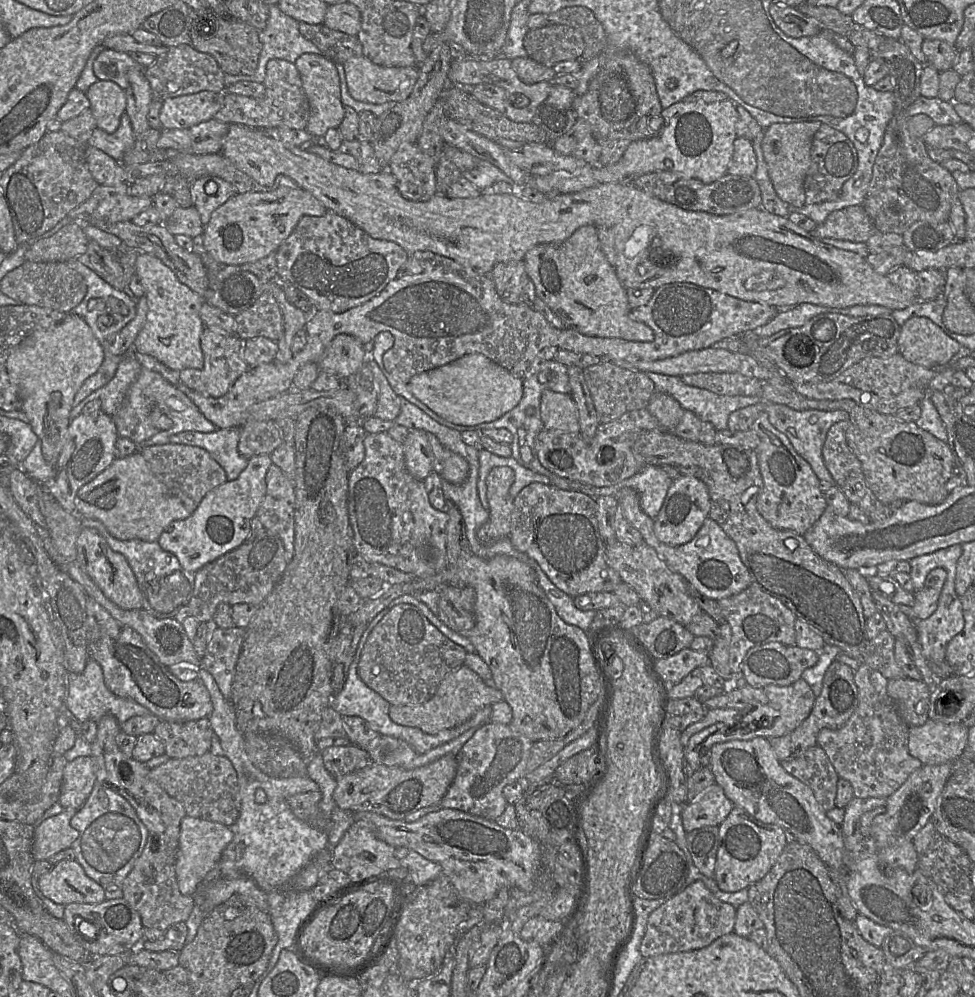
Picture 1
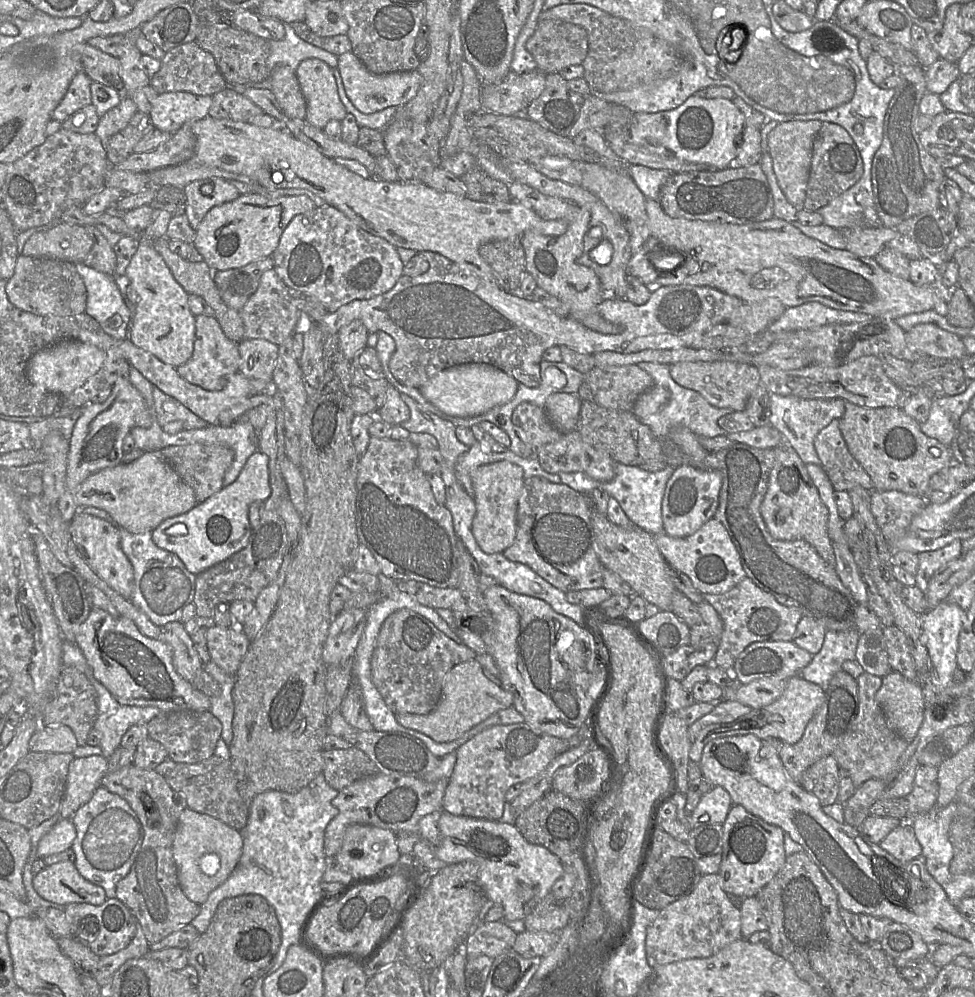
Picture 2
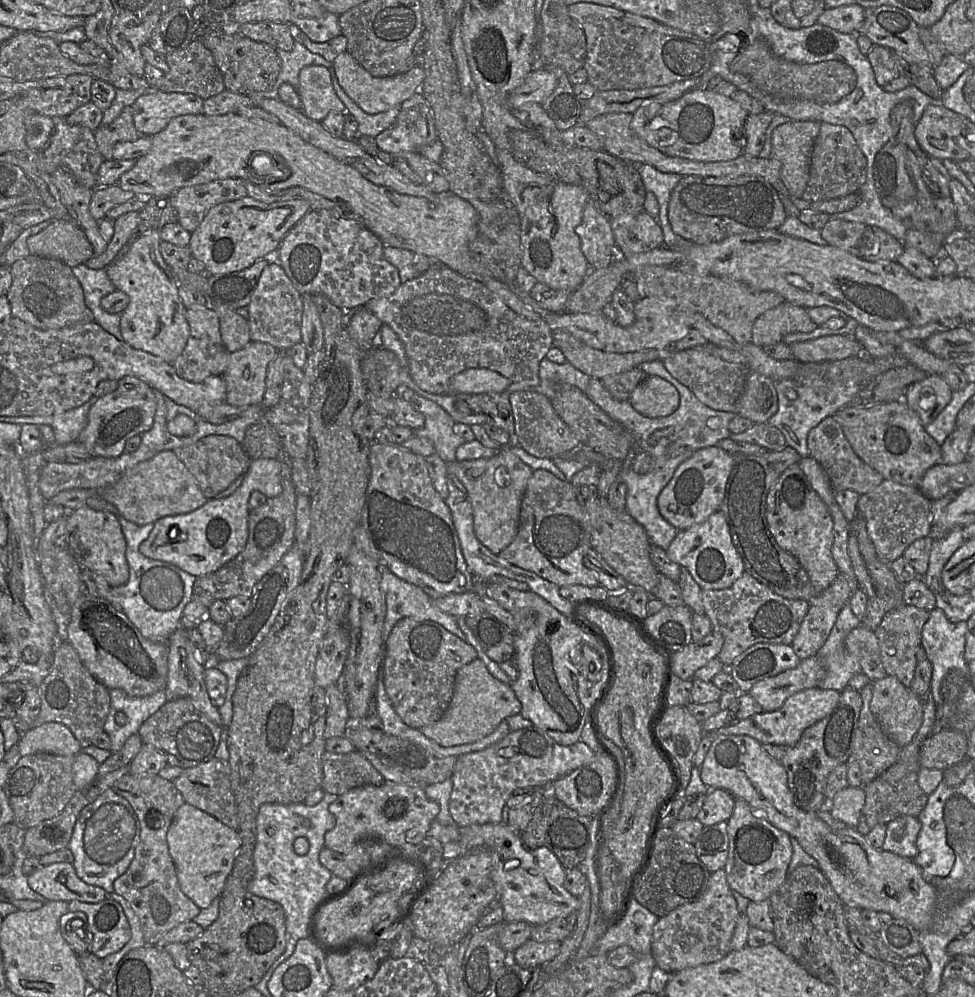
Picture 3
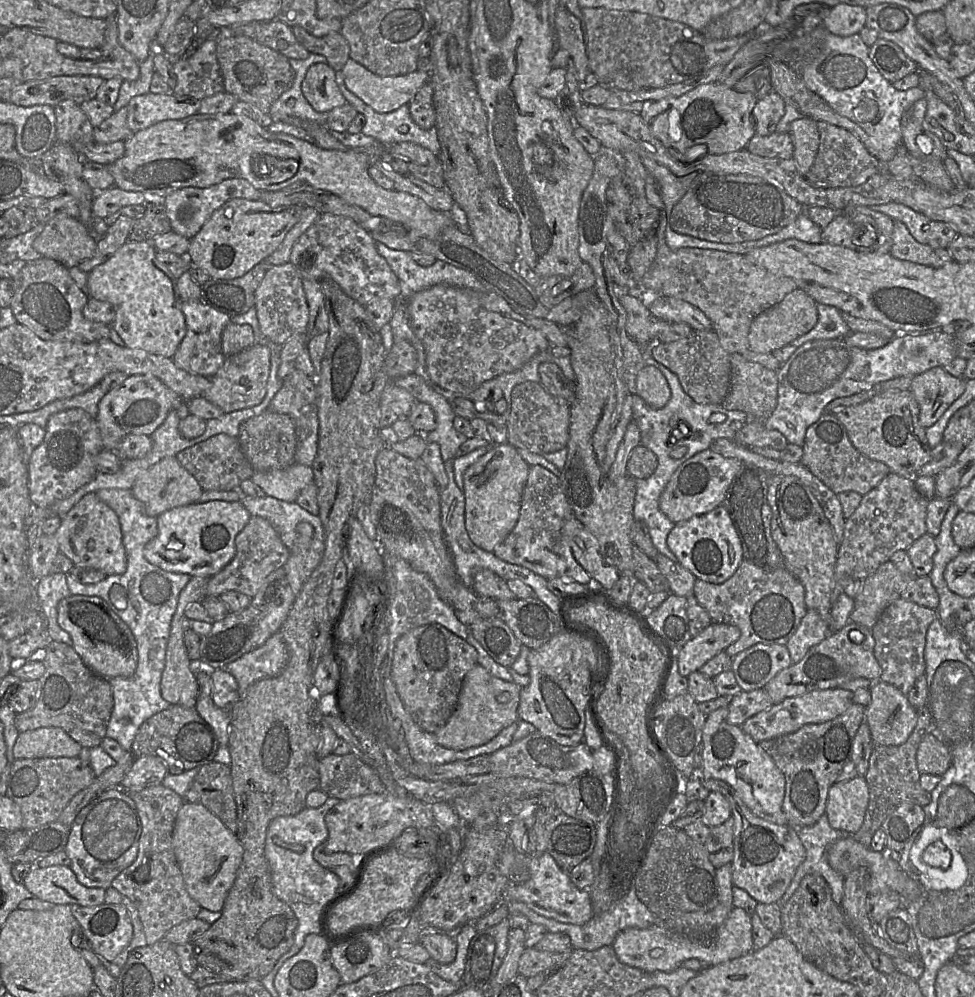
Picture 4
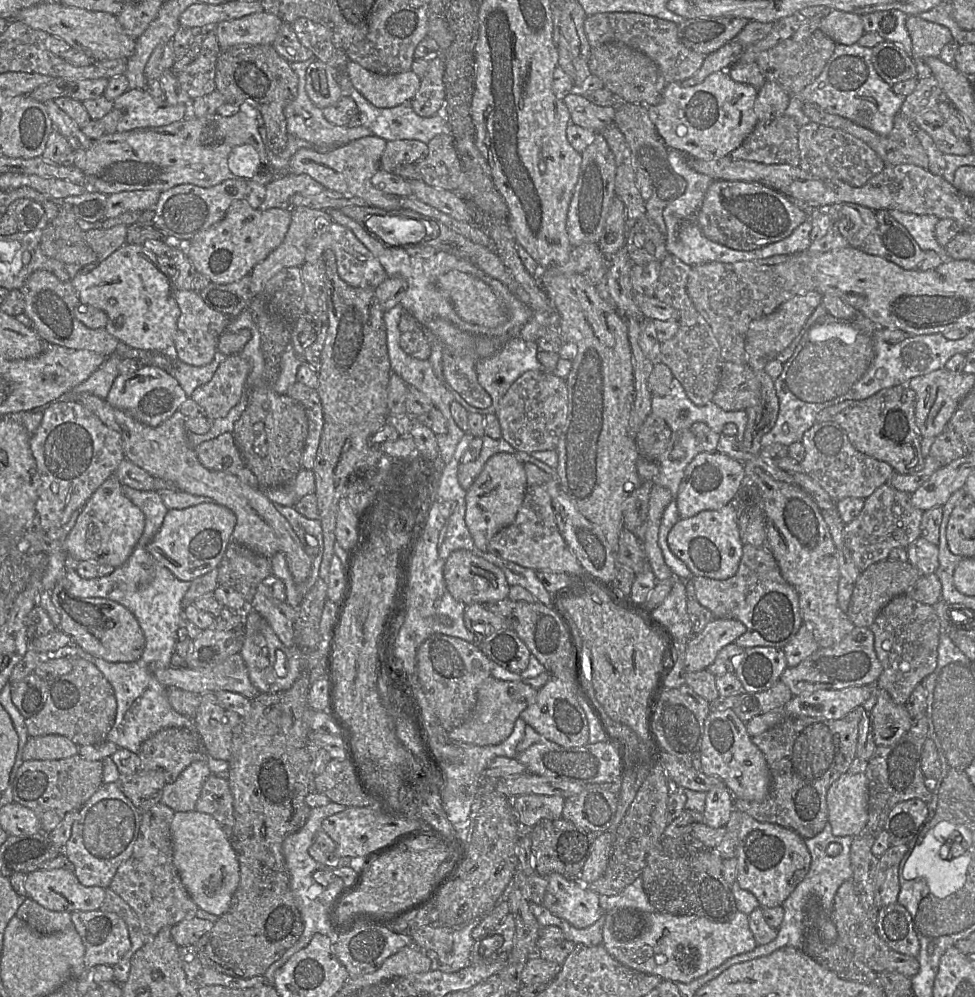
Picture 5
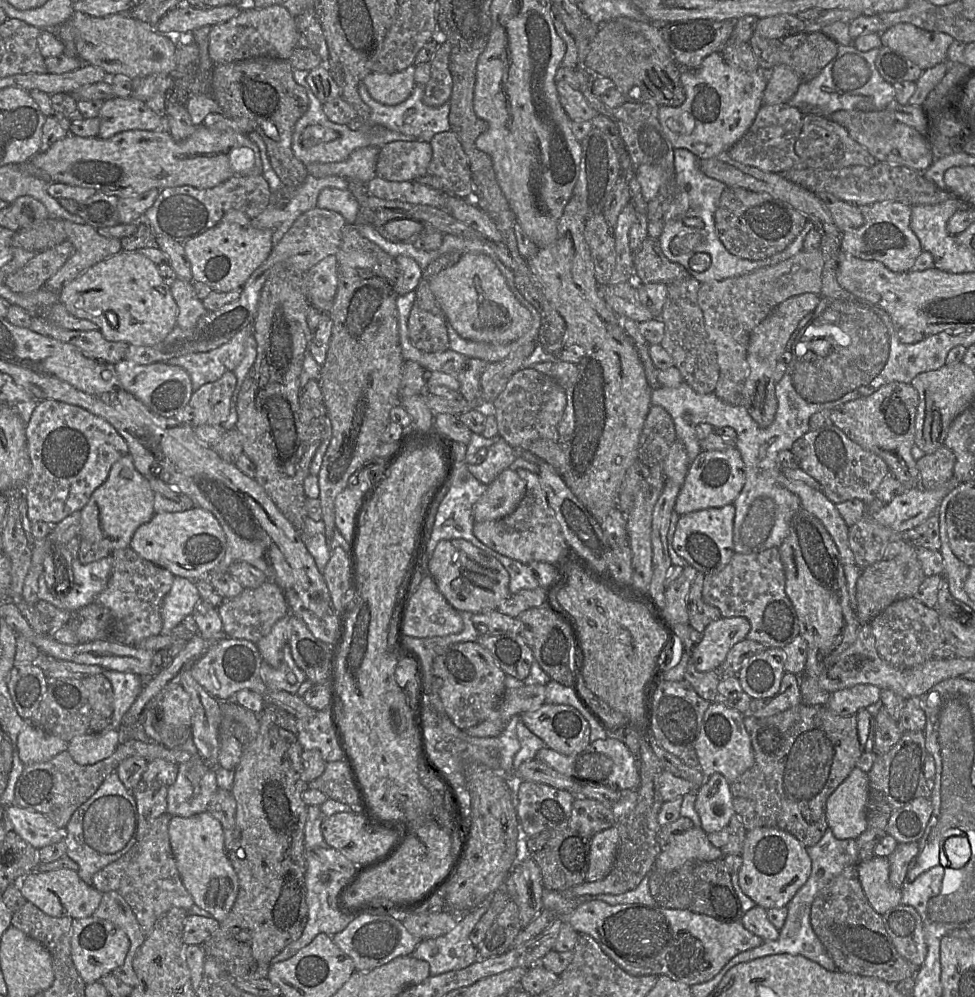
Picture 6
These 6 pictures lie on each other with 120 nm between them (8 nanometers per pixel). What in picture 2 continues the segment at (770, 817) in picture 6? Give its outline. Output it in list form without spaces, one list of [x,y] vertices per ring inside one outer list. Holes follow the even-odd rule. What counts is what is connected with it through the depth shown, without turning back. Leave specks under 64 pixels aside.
[[[840,670],[830,680],[822,705],[809,721],[802,738],[796,744],[788,744],[777,738],[761,740],[776,751],[790,778],[800,785],[803,772],[819,759],[832,755],[835,748],[846,737],[856,719],[858,708],[857,680],[844,670]]]

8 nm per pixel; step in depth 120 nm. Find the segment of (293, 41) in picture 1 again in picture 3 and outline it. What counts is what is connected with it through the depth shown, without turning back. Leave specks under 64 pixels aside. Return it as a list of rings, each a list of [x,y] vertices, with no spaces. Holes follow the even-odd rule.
[[[295,41],[291,51],[276,49],[281,59],[281,70],[273,88],[269,91],[259,92],[256,94],[247,94],[252,98],[254,104],[258,104],[264,99],[279,99],[278,89],[283,83],[291,84],[297,91],[299,86],[299,73],[311,65],[324,66],[327,69],[333,69],[333,63],[325,60],[322,56],[314,54],[306,49],[302,44]]]

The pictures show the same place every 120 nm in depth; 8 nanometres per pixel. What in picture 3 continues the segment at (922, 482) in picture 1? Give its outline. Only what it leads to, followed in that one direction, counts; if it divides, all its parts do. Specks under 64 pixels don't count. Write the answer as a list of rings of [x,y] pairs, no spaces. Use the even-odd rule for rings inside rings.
[[[904,400],[874,406],[846,406],[833,415],[856,455],[885,480],[918,487],[925,472],[938,464],[941,446],[922,425],[919,416]]]

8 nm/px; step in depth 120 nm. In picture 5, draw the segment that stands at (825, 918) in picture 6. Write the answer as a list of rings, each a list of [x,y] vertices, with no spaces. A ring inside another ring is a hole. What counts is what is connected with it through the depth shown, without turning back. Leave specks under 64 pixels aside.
[[[852,879],[844,881],[836,892],[833,902],[832,922],[837,929],[838,938],[846,944],[860,961],[876,973],[890,971],[907,977],[912,977],[918,973],[920,964],[917,957],[891,949],[880,937],[877,931],[877,923],[874,923],[864,910],[855,892]]]

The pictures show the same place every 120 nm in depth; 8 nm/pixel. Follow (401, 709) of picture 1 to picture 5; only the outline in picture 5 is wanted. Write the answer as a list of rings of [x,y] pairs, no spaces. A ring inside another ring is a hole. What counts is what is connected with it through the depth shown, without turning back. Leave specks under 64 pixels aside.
[[[489,676],[478,688],[476,705],[471,714],[461,725],[448,732],[449,738],[478,746],[503,742],[512,733],[520,713],[535,702],[537,692],[522,680],[511,682]]]

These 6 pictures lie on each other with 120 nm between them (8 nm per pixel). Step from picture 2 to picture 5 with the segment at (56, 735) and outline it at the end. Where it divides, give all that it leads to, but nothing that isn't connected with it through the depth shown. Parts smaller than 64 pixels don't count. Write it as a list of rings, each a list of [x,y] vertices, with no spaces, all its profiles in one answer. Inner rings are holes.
[[[48,734],[29,737],[22,754],[27,760],[59,760],[77,755],[79,746],[65,736]]]

